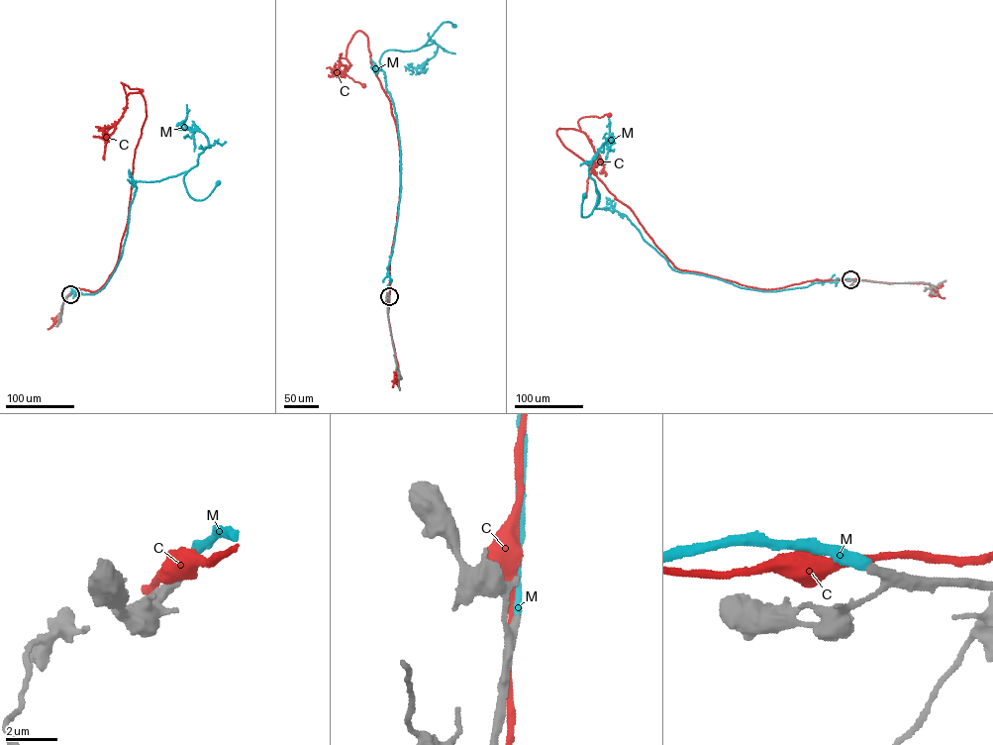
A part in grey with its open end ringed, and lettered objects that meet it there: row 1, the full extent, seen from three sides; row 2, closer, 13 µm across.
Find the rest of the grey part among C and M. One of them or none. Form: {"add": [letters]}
{"add": ["M"]}

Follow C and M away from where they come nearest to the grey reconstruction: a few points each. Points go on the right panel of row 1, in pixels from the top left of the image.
C: (850, 279), (764, 289), (677, 268), (632, 210), (557, 135), (559, 128), (580, 131), (582, 117), (609, 115)
M: (850, 279), (765, 291), (676, 271), (626, 216), (595, 207), (596, 188), (594, 208), (582, 216), (584, 196)

